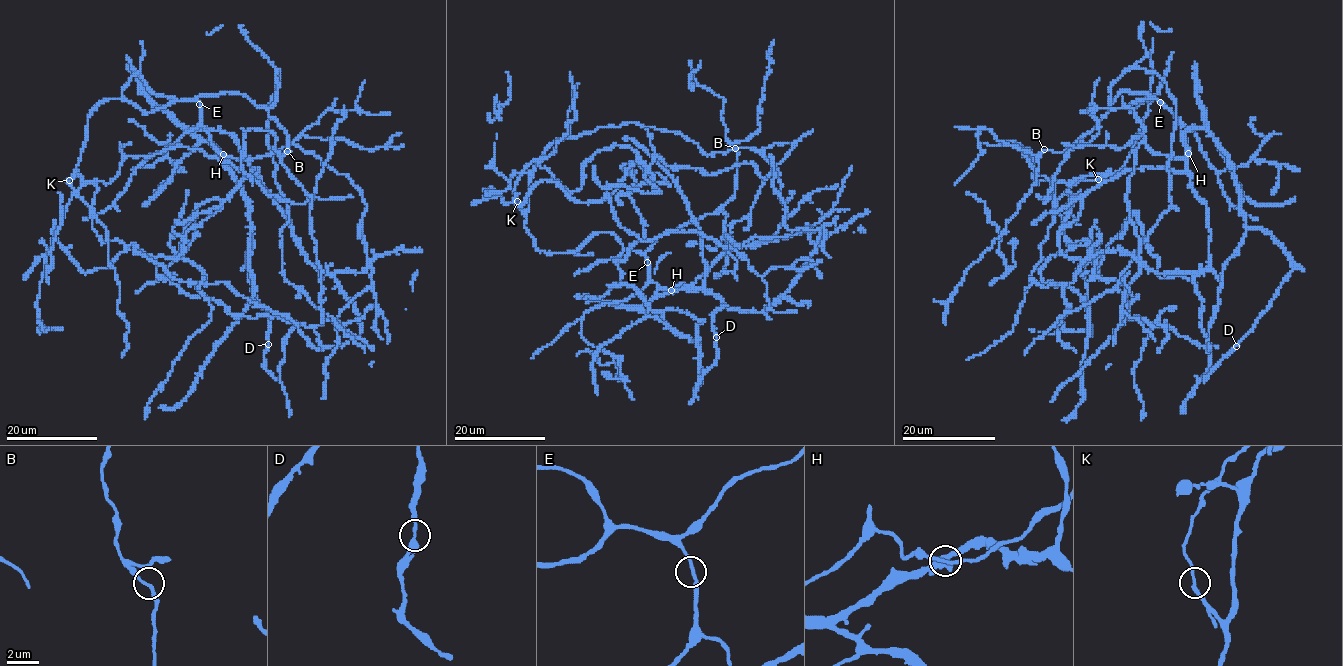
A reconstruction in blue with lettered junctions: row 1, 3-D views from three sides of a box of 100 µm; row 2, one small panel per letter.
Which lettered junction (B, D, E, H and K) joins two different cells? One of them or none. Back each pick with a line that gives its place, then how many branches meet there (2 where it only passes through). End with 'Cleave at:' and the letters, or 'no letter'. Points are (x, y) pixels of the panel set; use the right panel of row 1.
K: at (1098, 179); 2 branches meet
Cleave at: K

